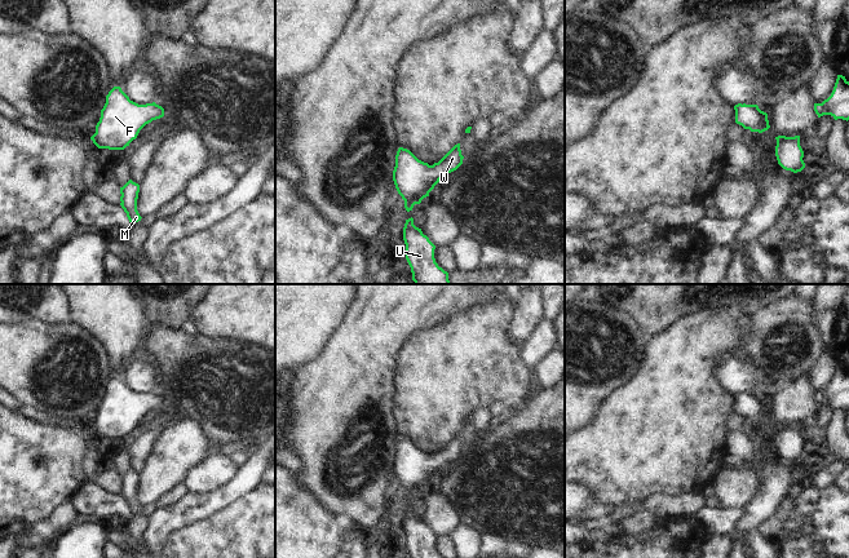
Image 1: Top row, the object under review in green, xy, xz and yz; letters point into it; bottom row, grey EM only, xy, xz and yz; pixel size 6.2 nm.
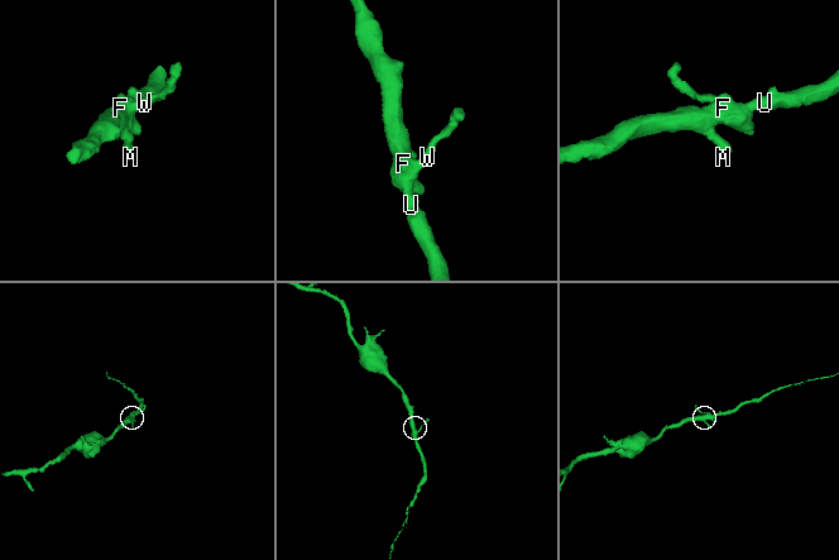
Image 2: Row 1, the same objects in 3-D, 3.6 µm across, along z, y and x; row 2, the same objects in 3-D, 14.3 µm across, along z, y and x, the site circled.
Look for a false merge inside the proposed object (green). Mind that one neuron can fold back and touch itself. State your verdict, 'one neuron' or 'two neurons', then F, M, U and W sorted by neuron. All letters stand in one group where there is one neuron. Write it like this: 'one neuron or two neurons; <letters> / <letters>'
one neuron; F M U W

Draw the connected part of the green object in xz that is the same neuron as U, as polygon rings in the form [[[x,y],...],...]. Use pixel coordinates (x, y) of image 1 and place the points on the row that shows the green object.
[[[414,218],[406,220],[403,227],[406,260],[411,267],[415,284],[451,284],[448,273],[438,266],[434,258],[435,245],[414,225]]]

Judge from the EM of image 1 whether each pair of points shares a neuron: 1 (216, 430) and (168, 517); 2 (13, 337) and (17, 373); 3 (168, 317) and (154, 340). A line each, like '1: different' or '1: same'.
1: different
2: same
3: different

